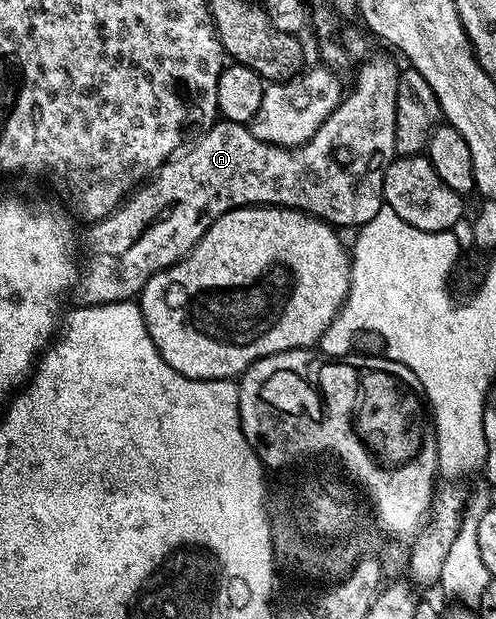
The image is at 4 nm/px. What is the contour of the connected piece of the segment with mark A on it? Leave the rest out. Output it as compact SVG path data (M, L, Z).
M373 55L361 62L355 73L357 83L353 90L350 93L348 90L347 96L331 111L330 117L315 131L313 138L293 148L261 142L248 124L218 120L188 148L166 161L155 176L146 180L128 200L118 205L110 217L104 217L92 226L93 246L89 254L83 257L79 269L75 286L76 304L84 307L134 300L147 279L182 261L196 247L198 239L232 209L243 209L250 205L299 209L320 217L334 227L360 227L375 219L385 205L383 183L387 167L397 155L395 131L400 72L400 66L397 67L389 57Z

